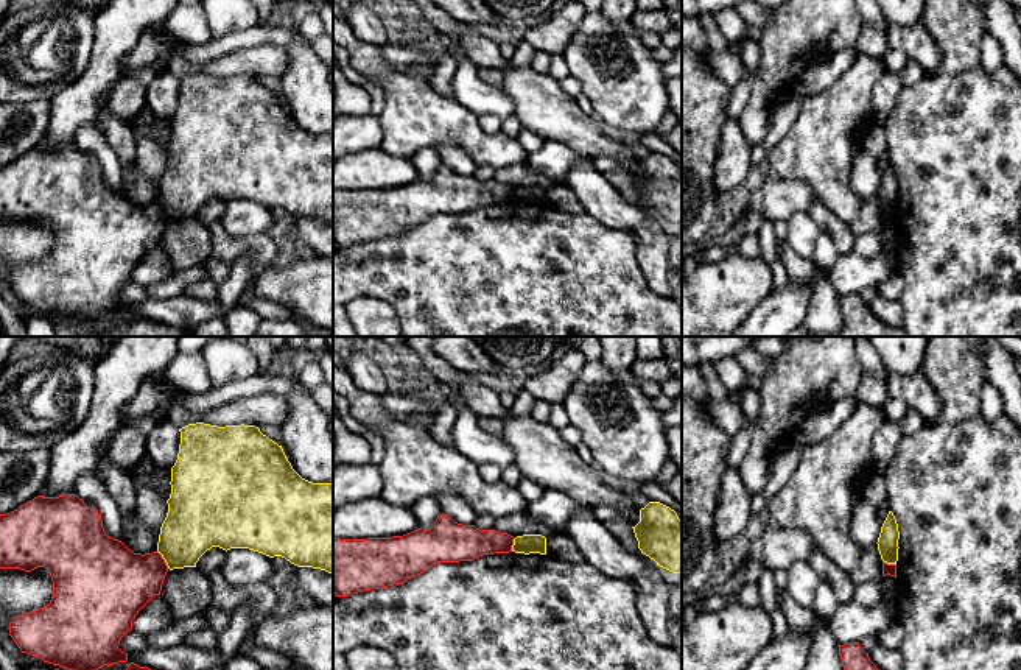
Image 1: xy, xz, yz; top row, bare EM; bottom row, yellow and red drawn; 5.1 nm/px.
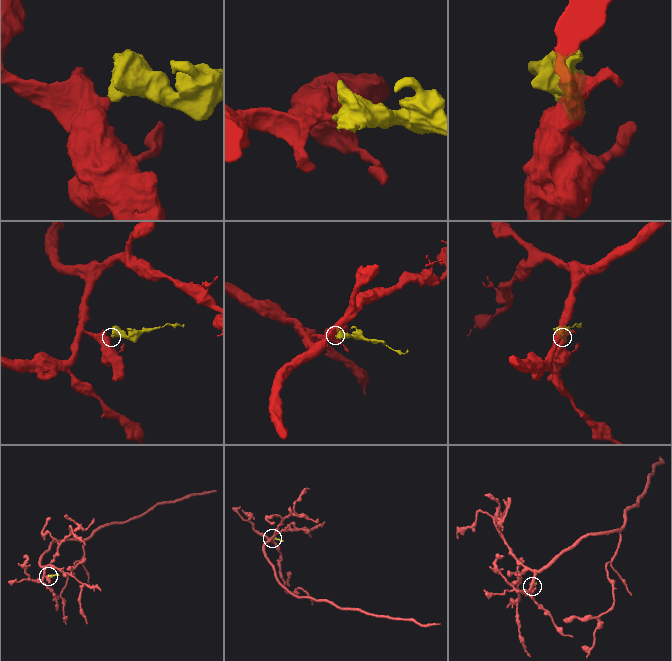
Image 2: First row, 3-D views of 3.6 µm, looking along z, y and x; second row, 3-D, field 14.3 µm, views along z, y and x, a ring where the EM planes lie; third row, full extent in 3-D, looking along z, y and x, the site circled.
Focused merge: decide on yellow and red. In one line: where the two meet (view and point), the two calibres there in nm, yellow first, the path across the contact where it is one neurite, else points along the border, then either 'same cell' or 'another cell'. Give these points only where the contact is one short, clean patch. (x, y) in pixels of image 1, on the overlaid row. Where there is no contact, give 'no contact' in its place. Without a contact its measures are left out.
xy (164, 558) | 300/320 nm | along xy (157, 550), (168, 567) | another cell

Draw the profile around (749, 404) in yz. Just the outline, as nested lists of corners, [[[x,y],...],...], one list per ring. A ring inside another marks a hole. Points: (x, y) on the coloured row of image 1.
[[[746,386],[744,390],[741,390],[739,408],[742,411],[742,416],[746,416],[750,424],[755,425],[760,411],[760,396],[755,388]]]

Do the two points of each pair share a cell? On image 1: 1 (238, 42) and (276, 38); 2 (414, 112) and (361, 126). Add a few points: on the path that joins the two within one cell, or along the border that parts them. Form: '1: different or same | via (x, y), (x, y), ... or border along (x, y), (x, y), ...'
1: same | via (248, 38), (266, 38)
2: different | border along (377, 117), (380, 145)

